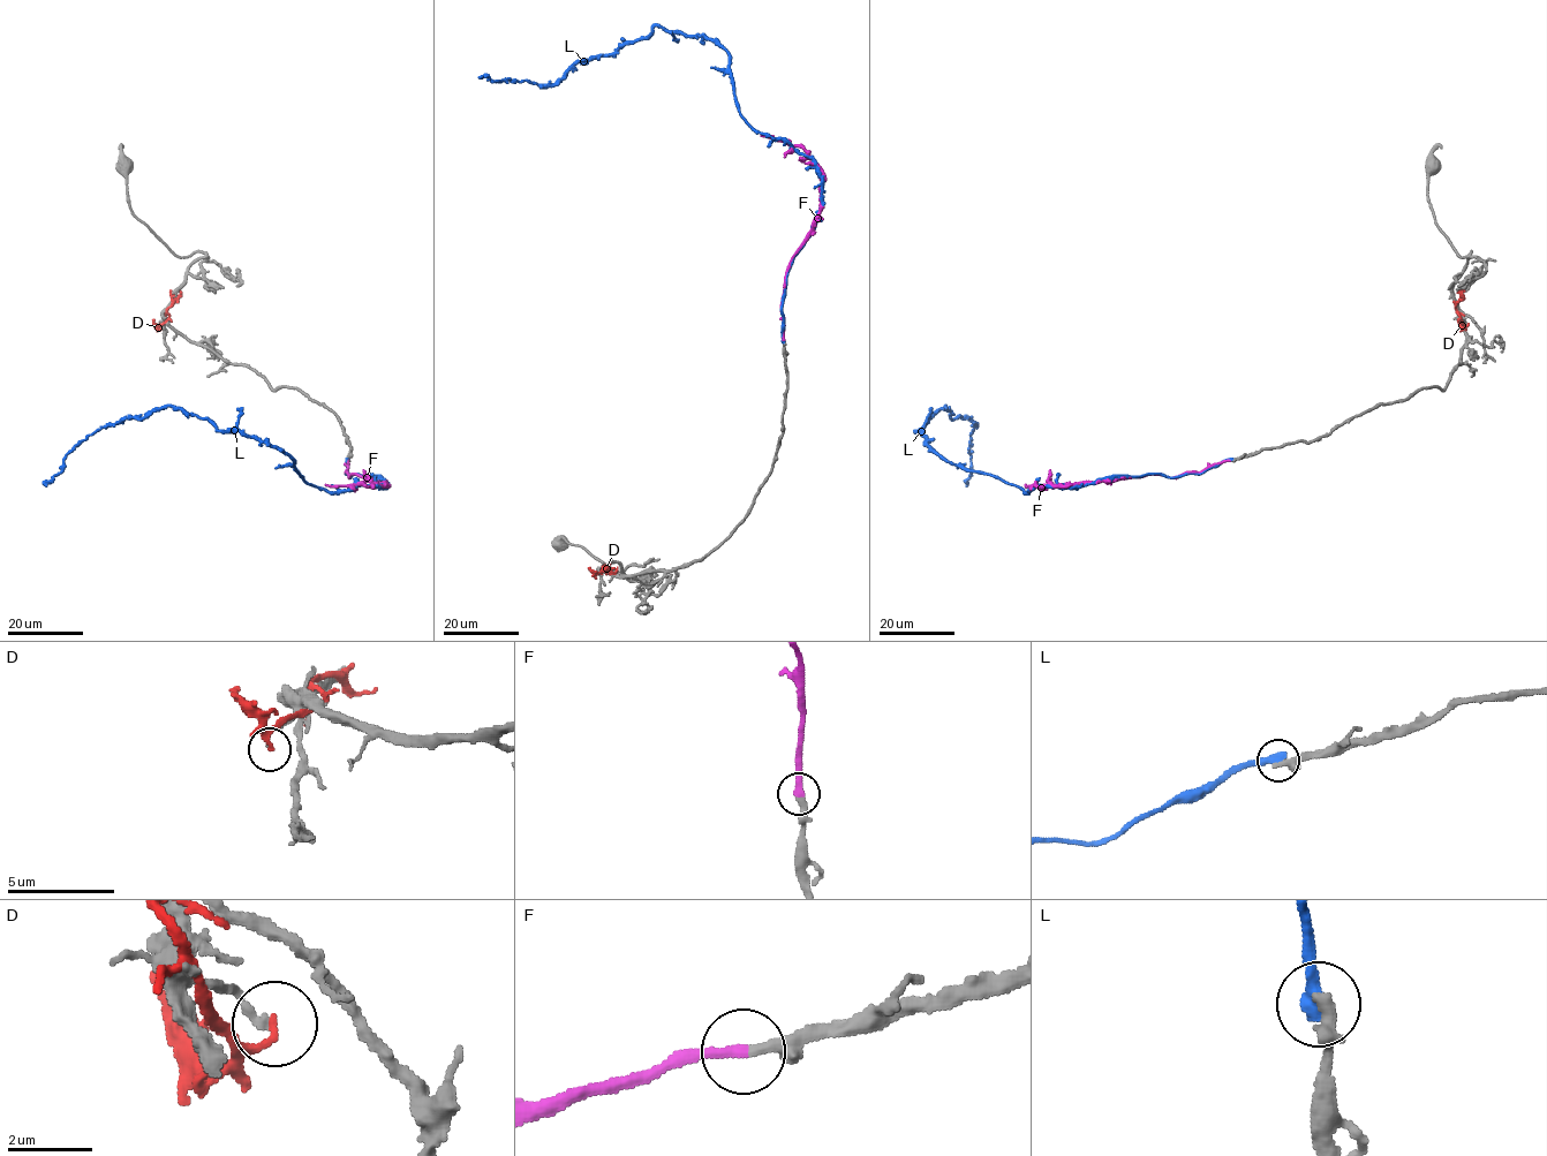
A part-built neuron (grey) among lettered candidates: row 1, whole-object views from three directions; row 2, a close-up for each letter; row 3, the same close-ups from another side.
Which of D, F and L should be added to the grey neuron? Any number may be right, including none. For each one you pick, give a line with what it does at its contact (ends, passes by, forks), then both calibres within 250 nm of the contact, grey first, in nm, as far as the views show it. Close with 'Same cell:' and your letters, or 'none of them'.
F: it ends there; 300 nm thick on the grey side, 320 nm on the other
Same cell: F

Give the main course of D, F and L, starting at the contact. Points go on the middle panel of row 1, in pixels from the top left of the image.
D: (595, 579), (603, 566), (613, 573), (618, 567)
F: (783, 340), (785, 279), (792, 256), (819, 212), (821, 168), (802, 148), (760, 136)
L: (783, 340), (785, 279), (815, 225), (821, 176), (740, 112), (723, 48), (655, 25), (553, 84), (478, 77)

